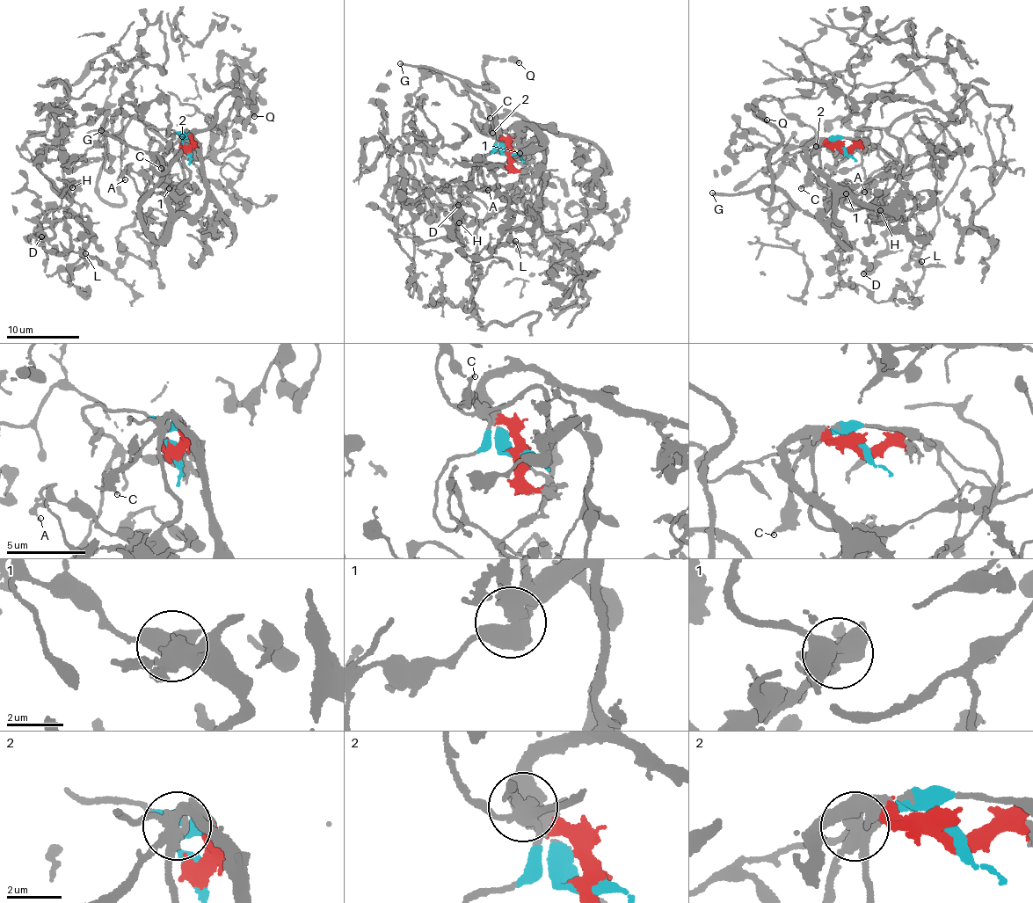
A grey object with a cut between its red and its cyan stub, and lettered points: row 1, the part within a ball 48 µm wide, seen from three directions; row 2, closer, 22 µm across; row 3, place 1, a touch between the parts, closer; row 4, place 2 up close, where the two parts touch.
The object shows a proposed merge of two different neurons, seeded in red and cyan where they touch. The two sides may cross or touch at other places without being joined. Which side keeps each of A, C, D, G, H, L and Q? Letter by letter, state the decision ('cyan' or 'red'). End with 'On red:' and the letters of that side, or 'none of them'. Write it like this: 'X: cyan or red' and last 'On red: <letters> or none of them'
A: cyan
C: red
D: cyan
G: red
H: cyan
L: cyan
Q: red
On red: C, G, Q

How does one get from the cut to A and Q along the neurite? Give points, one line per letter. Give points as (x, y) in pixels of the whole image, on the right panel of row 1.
A: (842, 149), (831, 140), (820, 148), (818, 181), (844, 195), (844, 182), (855, 182), (865, 192)
Q: (842, 149), (807, 148), (849, 251), (788, 197), (760, 198), (781, 142), (753, 106), (766, 120)

